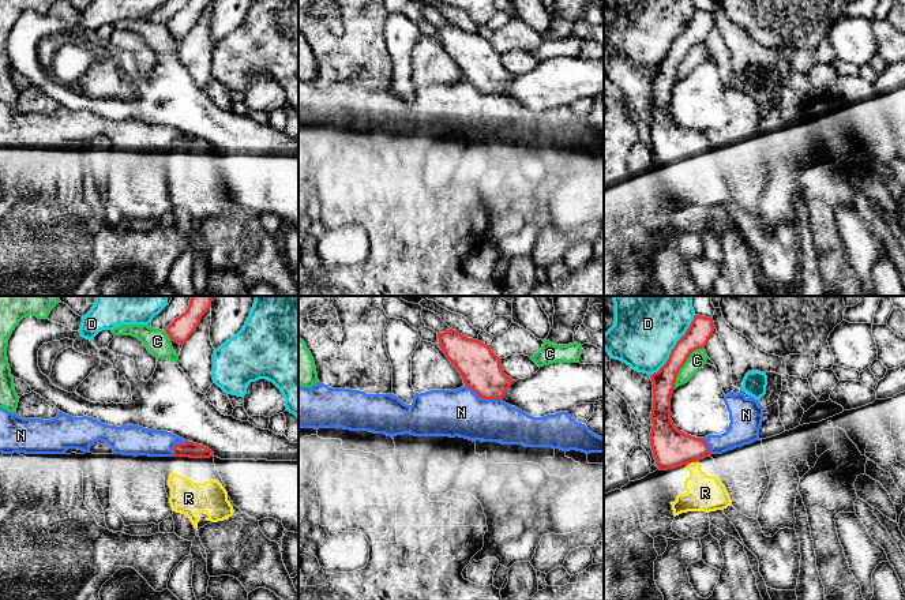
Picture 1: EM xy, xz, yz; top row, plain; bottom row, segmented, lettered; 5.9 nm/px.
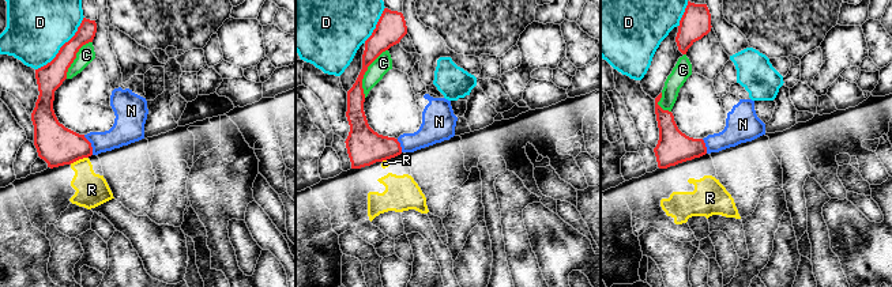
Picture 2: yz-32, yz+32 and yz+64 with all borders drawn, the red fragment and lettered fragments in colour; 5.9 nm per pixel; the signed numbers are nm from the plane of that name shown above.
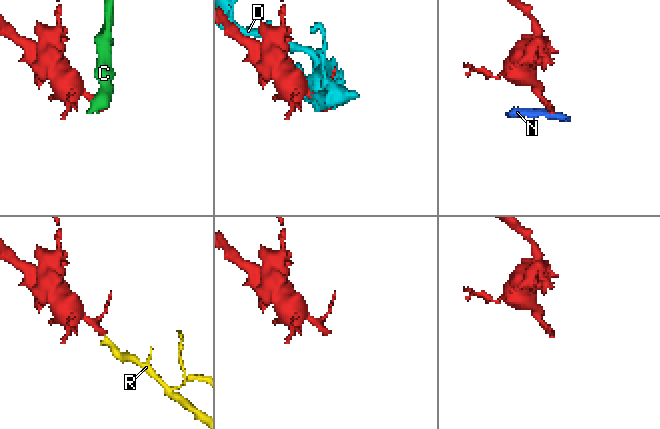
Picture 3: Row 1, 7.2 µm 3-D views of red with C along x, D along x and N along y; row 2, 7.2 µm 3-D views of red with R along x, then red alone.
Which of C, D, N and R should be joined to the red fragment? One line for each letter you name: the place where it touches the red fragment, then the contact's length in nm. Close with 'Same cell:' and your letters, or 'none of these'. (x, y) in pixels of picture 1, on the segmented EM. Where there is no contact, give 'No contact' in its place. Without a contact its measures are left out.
R: Touches red at yz (691, 461). Shared border 50 nm
Same cell: R

